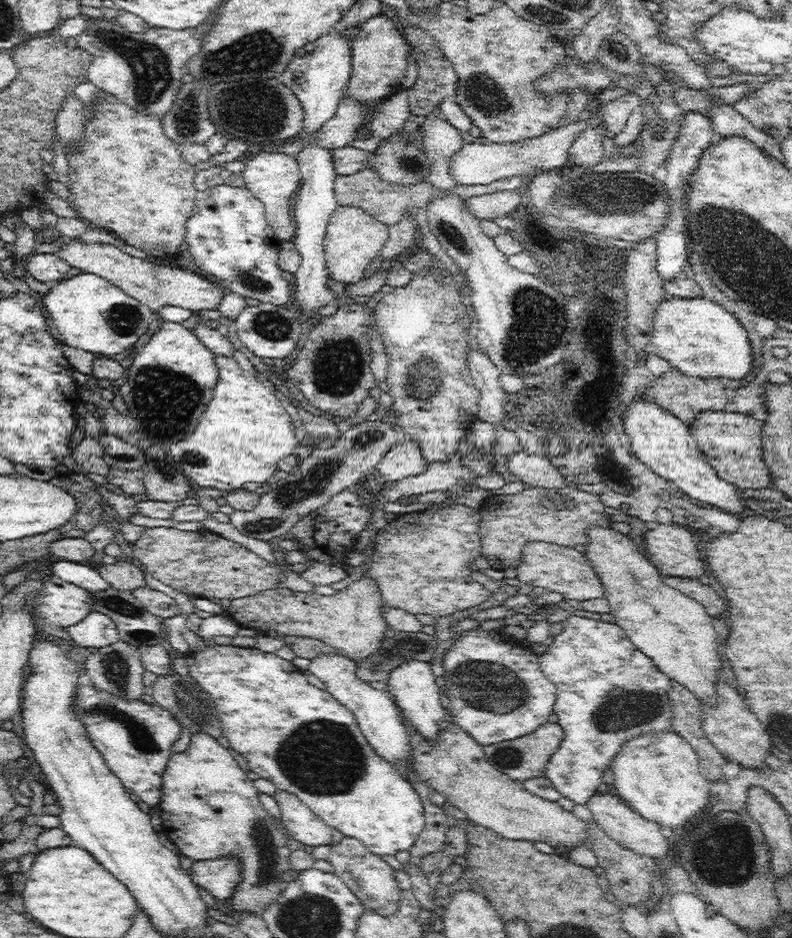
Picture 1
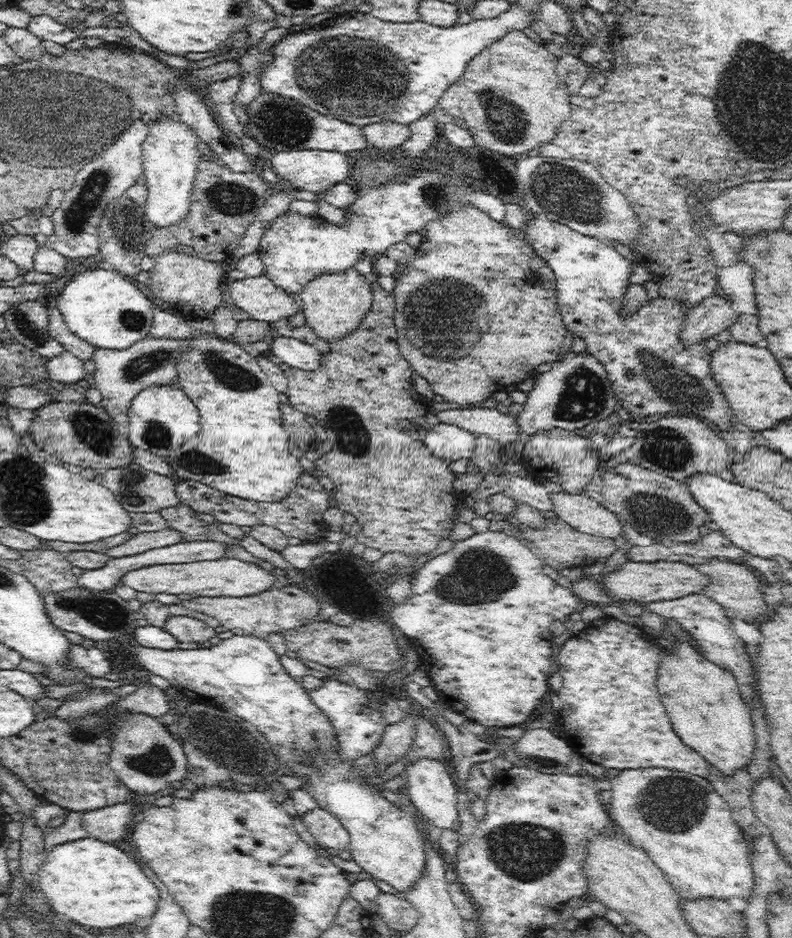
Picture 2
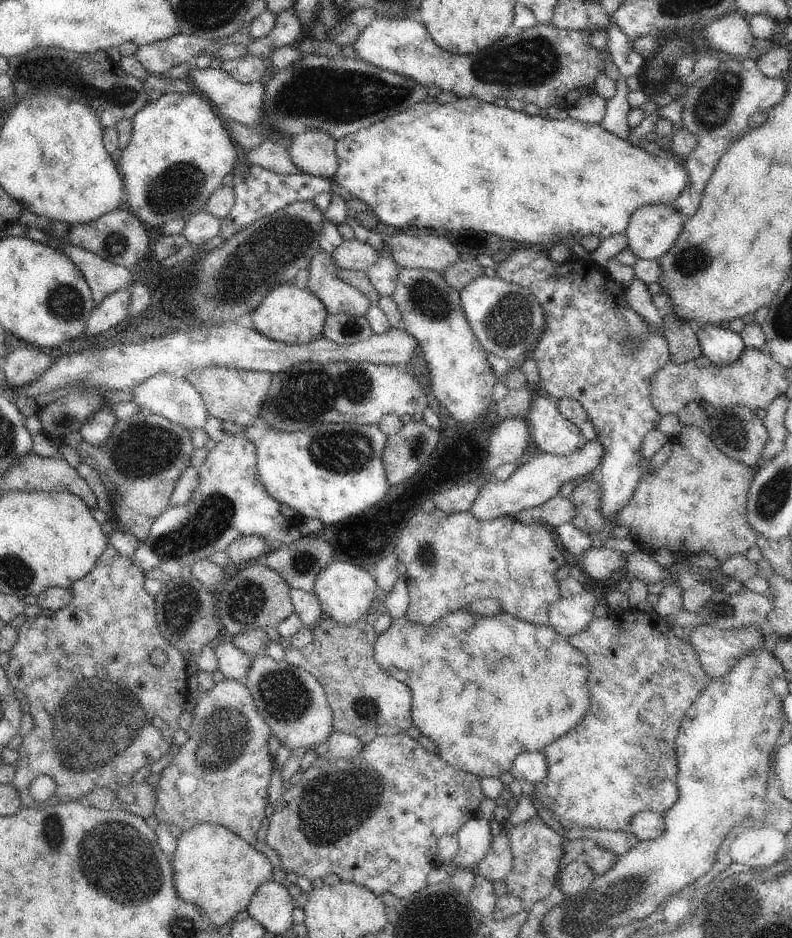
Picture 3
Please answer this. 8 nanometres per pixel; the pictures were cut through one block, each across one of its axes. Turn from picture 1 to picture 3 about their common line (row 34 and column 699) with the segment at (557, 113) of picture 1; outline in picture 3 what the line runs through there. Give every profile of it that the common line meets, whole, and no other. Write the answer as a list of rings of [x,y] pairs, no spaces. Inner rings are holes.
[[[696,426],[682,429],[674,441],[668,460],[665,460],[660,468],[641,477],[628,504],[617,512],[613,521],[609,521],[601,511],[602,489],[597,471],[586,474],[586,480],[578,484],[569,497],[577,511],[569,522],[584,531],[590,538],[596,540],[597,534],[604,532],[610,534],[620,526],[627,526],[630,529],[629,538],[639,544],[646,544],[646,548],[650,550],[668,548],[681,556],[691,556],[702,550],[720,563],[728,562],[736,554],[745,555],[755,545],[757,534],[748,524],[747,515],[748,495],[755,477],[755,470],[739,460],[726,456],[713,443],[713,440],[699,431]]]

